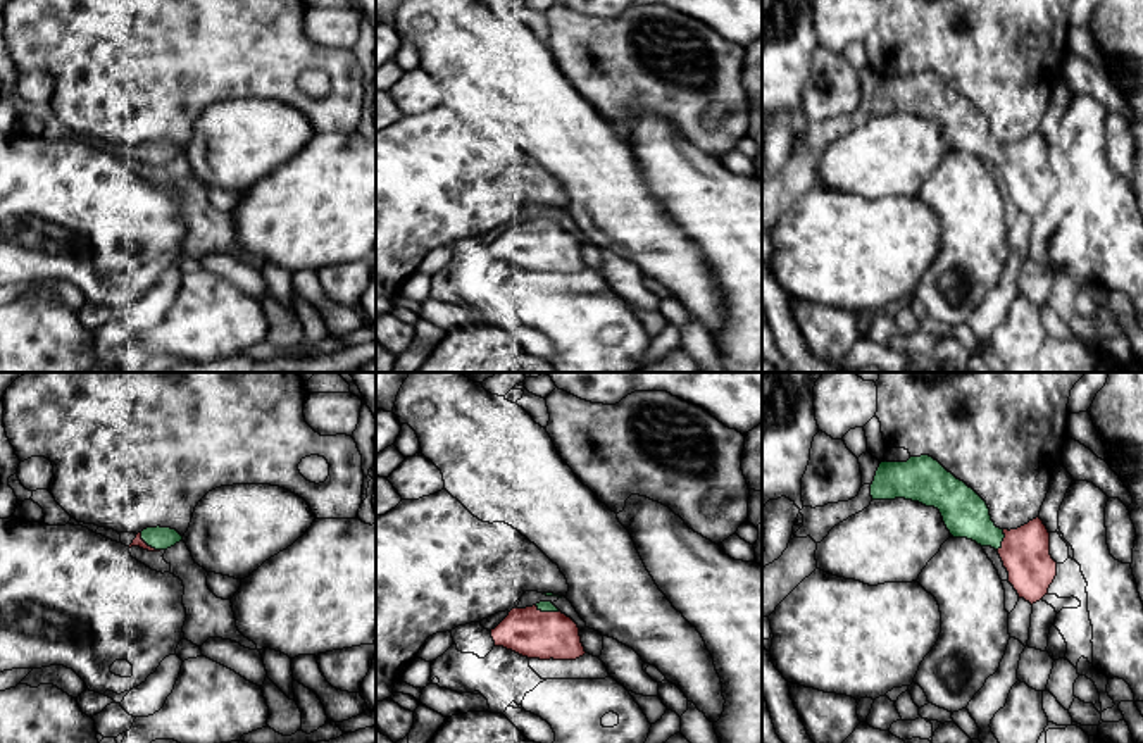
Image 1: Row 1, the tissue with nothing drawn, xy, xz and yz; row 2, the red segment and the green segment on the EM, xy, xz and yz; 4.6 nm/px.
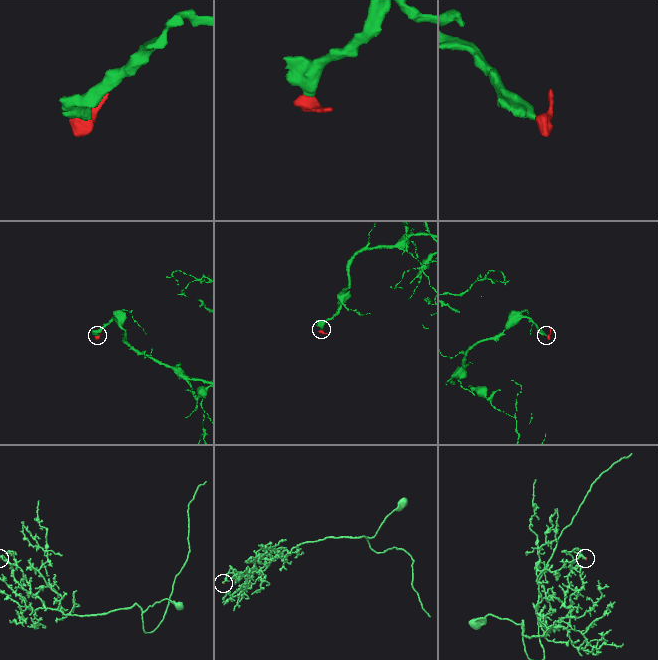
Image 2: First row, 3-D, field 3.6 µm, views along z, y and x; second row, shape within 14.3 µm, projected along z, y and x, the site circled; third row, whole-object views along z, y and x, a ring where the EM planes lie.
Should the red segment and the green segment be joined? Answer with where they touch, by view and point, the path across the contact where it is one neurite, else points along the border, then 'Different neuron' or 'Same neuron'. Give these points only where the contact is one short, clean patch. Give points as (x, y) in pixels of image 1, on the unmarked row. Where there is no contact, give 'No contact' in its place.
Touches red at xz (547, 226). Same neuron

